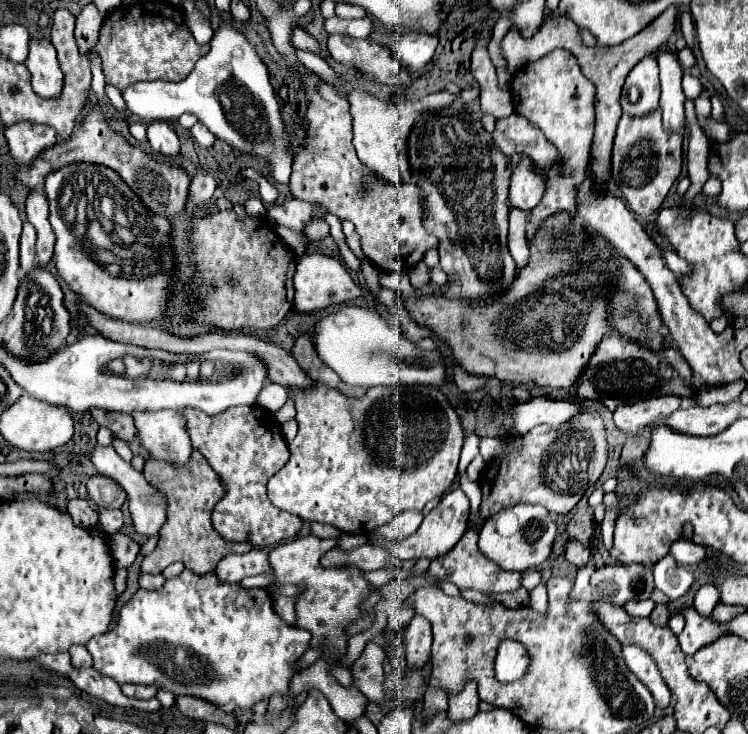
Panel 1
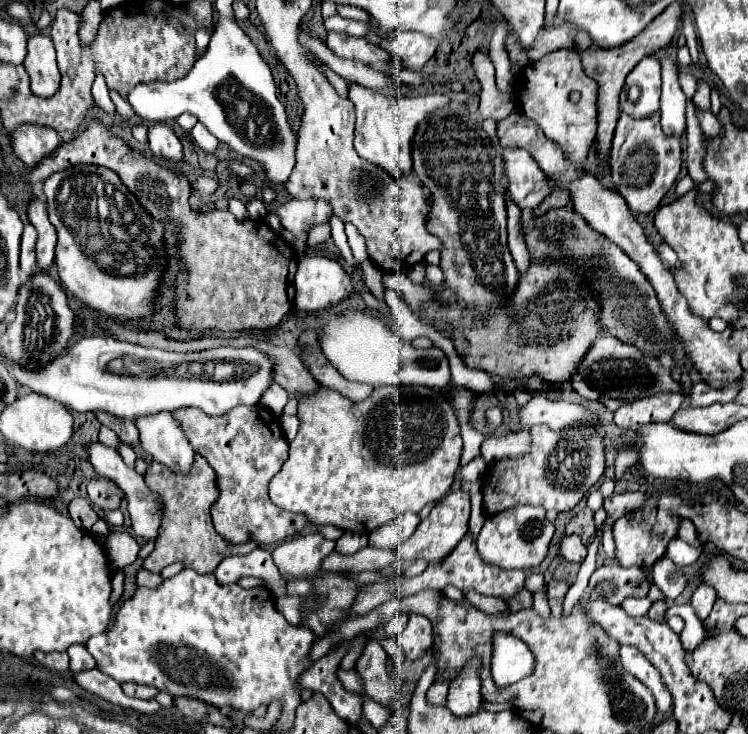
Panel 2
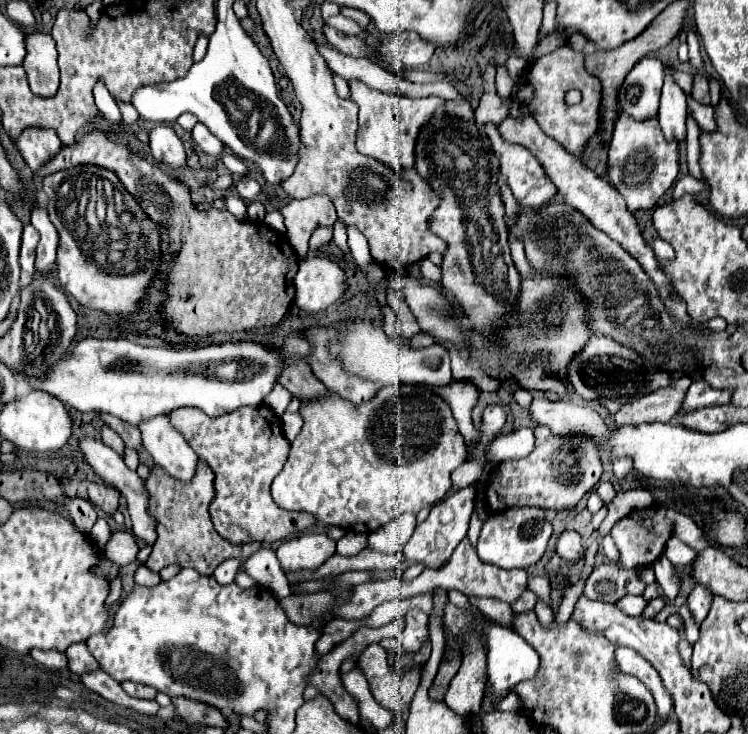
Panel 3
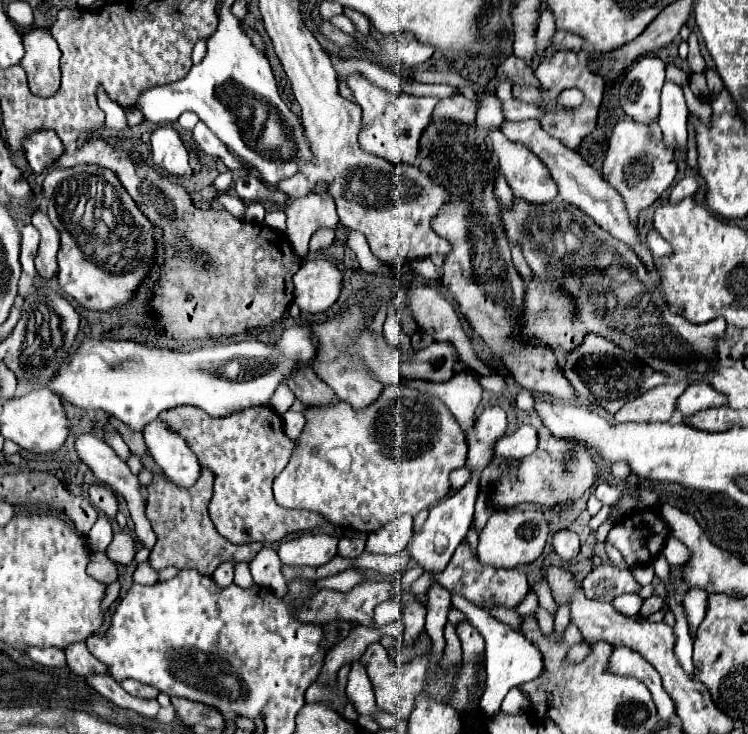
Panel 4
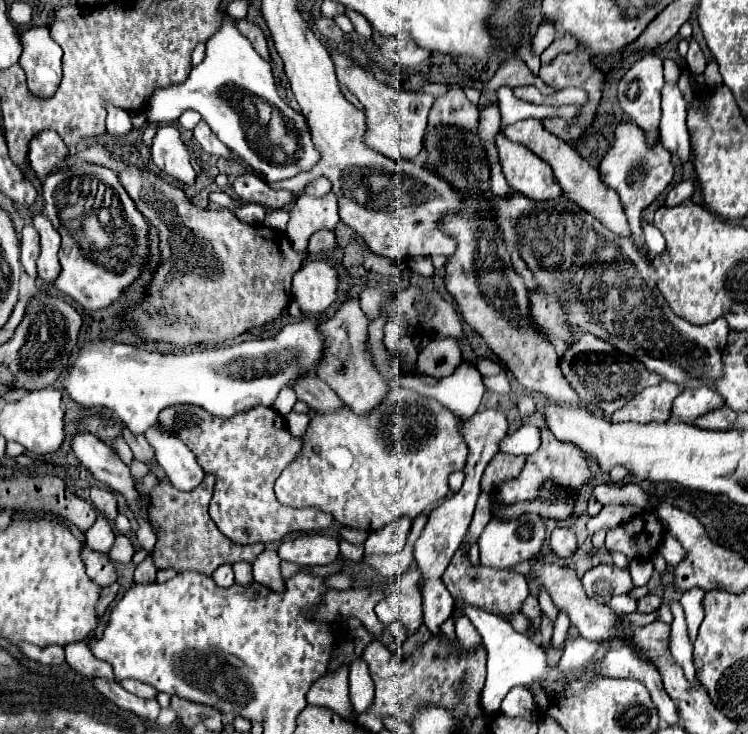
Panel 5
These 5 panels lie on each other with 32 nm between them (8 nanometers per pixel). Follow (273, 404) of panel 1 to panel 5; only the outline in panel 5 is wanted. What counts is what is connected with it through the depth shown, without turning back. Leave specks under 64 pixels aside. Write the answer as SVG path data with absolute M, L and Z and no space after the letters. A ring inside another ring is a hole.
M282 388L282 390L280 390L280 396L276 396L274 408L276 408L276 412L280 412L282 416L286 416L286 414L292 410L294 402L296 402L296 394L292 392L292 388Z

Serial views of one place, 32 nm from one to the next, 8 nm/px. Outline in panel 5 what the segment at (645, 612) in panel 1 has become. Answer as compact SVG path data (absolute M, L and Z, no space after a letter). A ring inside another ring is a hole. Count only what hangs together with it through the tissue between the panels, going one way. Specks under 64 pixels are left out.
M620 594L620 596L614 596L610 600L612 610L618 612L618 614L632 614L632 612L636 612L636 604L638 604L638 598L632 598L628 594Z

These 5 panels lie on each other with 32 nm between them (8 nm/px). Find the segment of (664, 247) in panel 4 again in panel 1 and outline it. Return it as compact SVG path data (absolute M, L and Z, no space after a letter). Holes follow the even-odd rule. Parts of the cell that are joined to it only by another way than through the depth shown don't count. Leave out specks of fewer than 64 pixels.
M664 250L664 260L668 268L676 274L677 277L689 275L691 268L689 264L681 259L675 252L670 250Z

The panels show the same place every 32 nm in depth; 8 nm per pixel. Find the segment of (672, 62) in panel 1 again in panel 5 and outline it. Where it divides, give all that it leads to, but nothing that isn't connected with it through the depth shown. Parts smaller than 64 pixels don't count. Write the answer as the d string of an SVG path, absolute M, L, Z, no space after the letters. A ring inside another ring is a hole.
M664 84L662 88L662 118L660 118L660 140L664 148L676 154L682 162L690 156L690 136L686 128L686 100L676 84Z

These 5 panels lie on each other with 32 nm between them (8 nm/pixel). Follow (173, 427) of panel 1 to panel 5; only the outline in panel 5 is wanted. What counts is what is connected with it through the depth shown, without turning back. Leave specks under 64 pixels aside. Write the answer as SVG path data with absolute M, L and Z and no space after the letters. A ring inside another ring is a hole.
M156 422L156 426L148 428L144 436L154 448L156 462L164 468L168 480L172 480L178 490L190 492L200 484L200 480L204 478L204 470L198 466L192 450L188 450L186 444L176 438L176 434L162 432Z

